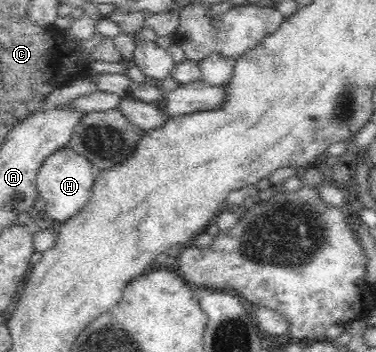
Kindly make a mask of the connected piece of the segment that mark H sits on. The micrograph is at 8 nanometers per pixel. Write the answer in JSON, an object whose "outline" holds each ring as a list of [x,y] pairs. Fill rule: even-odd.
{"outline":[[[69,147],[53,153],[45,161],[36,181],[38,196],[45,201],[44,211],[49,216],[49,223],[53,225],[63,224],[77,216],[81,209],[89,202],[91,190],[95,185],[97,174],[85,157],[74,153]]]}

